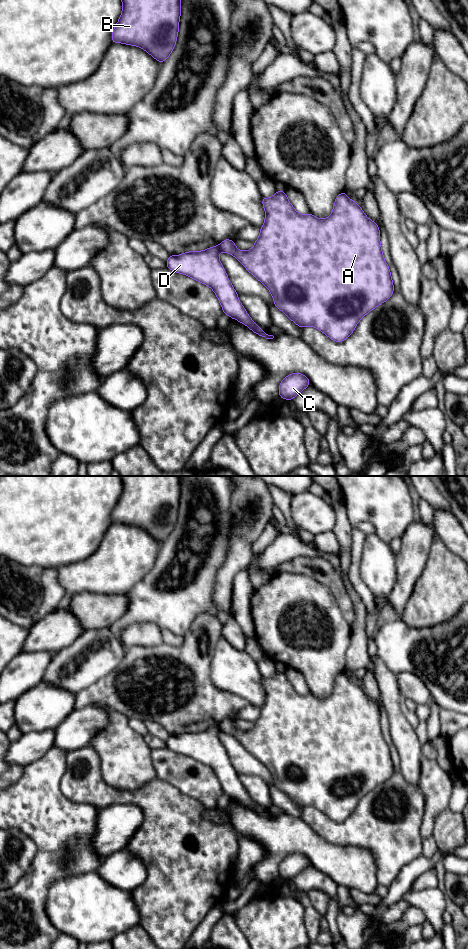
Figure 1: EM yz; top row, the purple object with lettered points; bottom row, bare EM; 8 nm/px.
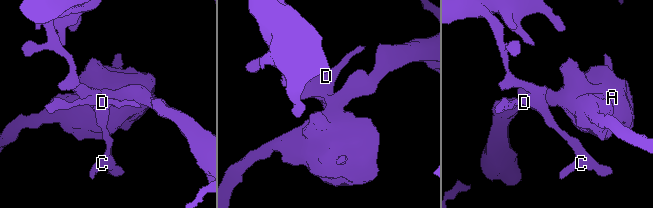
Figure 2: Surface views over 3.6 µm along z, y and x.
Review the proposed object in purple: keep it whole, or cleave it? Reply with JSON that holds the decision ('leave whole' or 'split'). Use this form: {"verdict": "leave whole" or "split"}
{"verdict": "split"}

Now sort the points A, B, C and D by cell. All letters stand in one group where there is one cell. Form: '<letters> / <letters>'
A / B C D

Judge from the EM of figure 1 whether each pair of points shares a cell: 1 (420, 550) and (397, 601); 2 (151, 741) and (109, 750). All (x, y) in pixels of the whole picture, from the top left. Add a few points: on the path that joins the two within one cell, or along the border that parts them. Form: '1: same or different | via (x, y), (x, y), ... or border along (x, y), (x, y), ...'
1: same | via (410, 563), (403, 588)
2: different | border along (143, 736), (146, 744), (151, 749)

